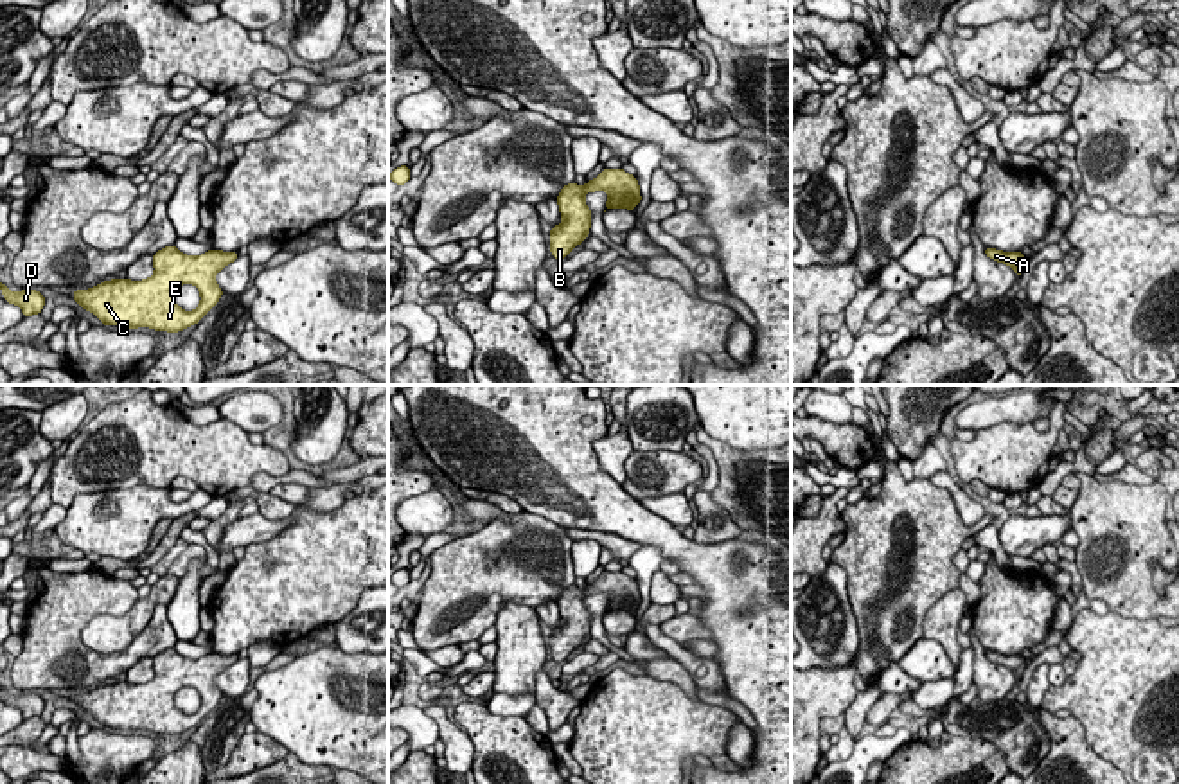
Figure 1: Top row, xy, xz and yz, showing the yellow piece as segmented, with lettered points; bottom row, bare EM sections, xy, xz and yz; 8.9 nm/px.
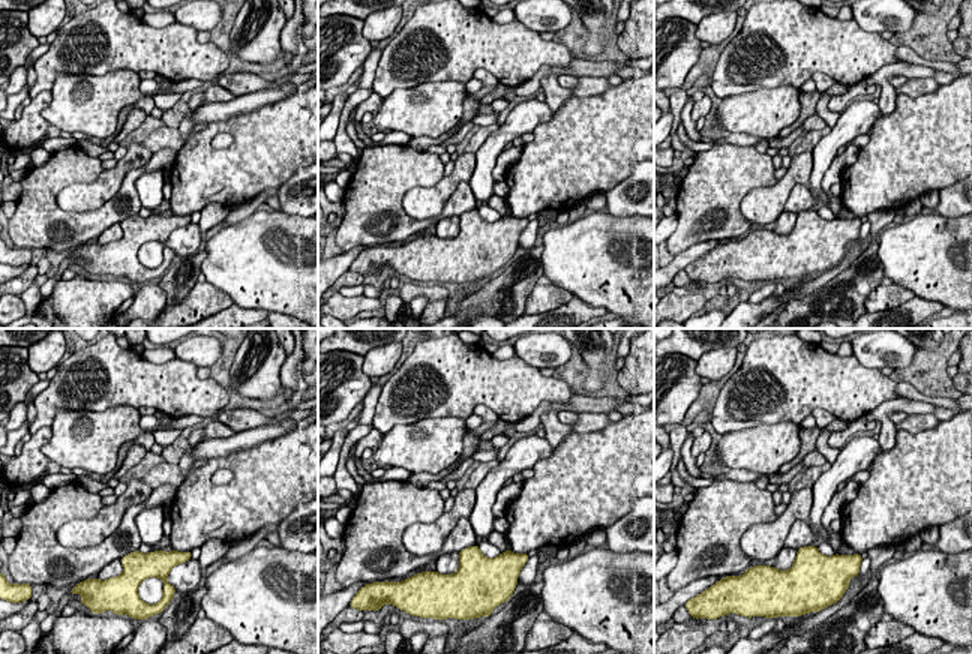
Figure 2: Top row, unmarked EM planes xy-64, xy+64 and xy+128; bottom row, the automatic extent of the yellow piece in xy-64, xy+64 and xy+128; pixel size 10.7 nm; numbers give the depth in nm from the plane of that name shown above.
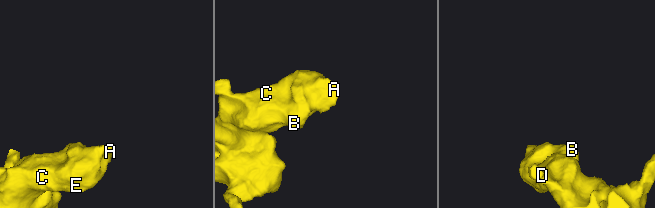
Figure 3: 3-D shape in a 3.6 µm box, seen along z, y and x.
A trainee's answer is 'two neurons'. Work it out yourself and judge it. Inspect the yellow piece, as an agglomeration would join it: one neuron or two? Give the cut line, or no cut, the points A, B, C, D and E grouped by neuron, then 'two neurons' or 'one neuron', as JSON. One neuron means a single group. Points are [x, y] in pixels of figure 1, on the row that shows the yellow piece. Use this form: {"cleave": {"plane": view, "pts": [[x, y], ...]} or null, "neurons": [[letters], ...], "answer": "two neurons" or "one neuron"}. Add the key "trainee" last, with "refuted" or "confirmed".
{"cleave": null, "neurons": [["A", "B", "C", "D", "E"]], "answer": "one neuron", "trainee": "refuted"}

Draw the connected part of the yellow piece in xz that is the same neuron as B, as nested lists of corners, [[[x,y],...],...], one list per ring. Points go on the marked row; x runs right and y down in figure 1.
[[[604,169],[595,180],[579,187],[575,182],[564,185],[557,196],[563,223],[550,230],[550,250],[554,259],[564,259],[579,243],[582,243],[591,228],[591,210],[584,201],[586,192],[606,191],[609,209],[629,209],[640,203],[640,187],[636,176],[624,169]]]

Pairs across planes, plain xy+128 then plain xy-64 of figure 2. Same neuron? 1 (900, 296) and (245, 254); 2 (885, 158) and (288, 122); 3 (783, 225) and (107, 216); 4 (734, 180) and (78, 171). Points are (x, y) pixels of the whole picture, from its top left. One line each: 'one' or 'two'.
1: two
2: one
3: two
4: one

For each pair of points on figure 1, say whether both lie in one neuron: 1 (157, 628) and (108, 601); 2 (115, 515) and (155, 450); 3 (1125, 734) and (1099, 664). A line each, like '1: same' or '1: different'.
1: same
2: different
3: same

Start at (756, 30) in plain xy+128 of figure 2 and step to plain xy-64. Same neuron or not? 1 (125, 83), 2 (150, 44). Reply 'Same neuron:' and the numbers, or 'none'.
Same neuron: 2

